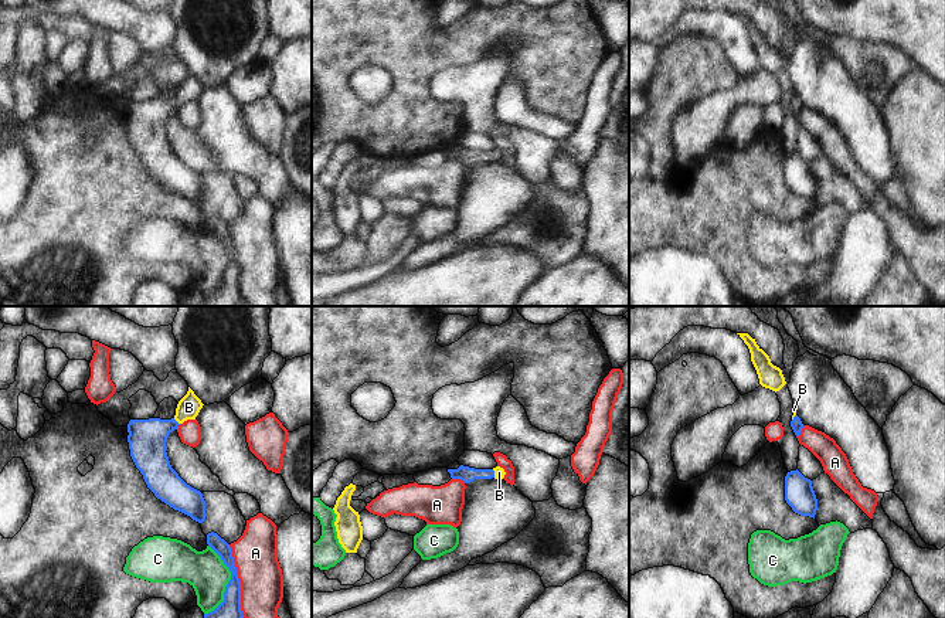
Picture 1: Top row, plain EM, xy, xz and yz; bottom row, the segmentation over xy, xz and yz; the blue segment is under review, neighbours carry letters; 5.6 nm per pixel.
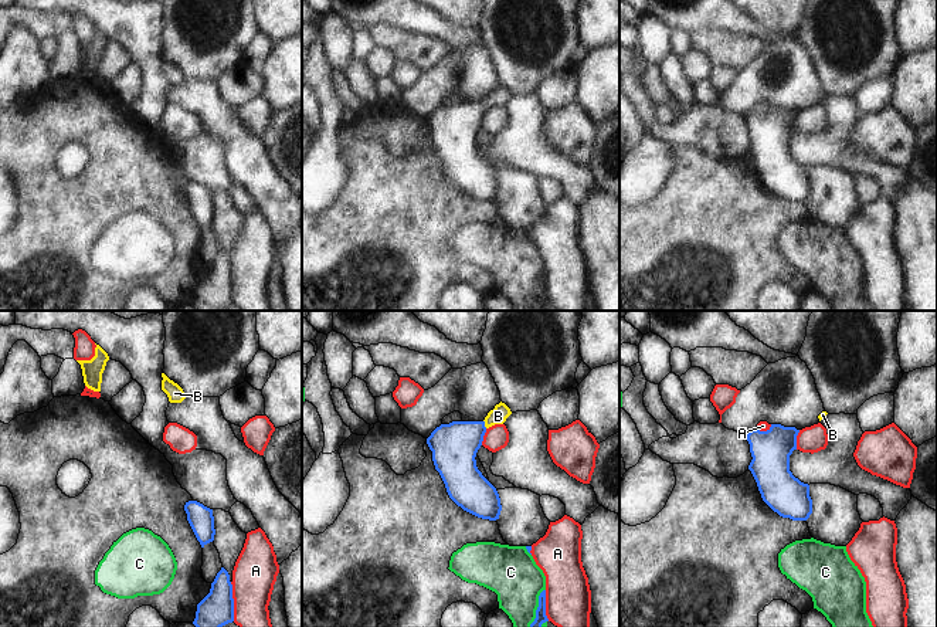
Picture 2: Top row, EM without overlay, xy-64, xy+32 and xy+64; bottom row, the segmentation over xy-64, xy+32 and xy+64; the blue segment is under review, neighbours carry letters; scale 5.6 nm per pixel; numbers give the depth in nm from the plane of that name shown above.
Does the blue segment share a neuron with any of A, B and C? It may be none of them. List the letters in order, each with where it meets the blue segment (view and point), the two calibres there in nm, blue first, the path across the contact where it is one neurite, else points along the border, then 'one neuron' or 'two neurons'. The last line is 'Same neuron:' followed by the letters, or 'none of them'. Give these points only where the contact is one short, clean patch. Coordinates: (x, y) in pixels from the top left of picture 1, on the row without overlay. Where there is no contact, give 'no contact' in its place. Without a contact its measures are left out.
A: contact xy (238, 264); calibres 180 and 260 nm; two neurons
B: contact xz (493, 156); calibres 90 and 60 nm; way xz (465, 156), (493, 156), (499, 155); one neuron
C: contact xy (228, 264); calibres 180 and 220 nm; two neurons
Same neuron: B

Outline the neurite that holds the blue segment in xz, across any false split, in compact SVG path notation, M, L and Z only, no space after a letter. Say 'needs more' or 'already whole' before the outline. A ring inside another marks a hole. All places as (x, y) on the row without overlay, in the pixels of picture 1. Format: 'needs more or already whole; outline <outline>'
needs more; outline M460 147L458 152L448 152L452 162L460 162L465 166L470 166L475 162L503 162L506 154L503 150L496 149L493 152L475 152Z

